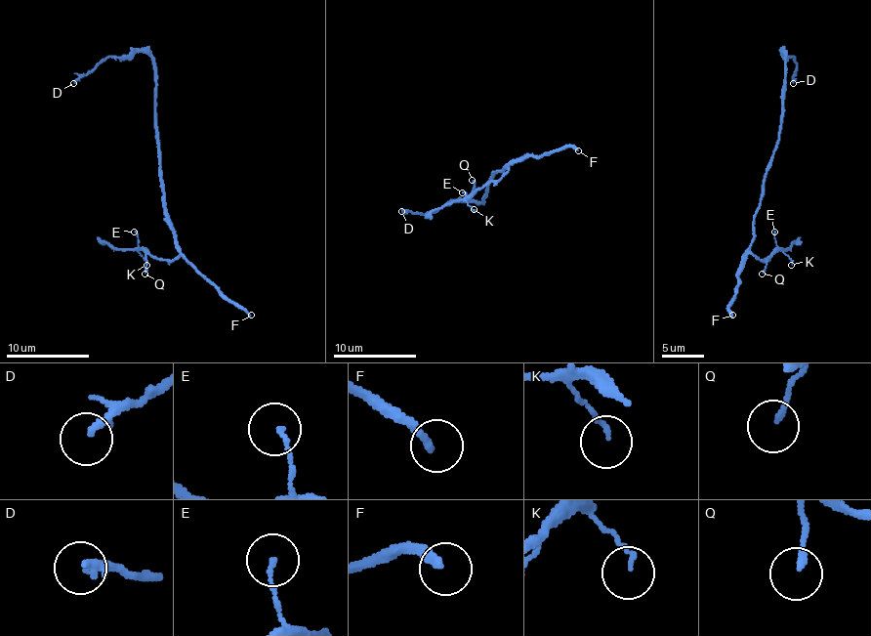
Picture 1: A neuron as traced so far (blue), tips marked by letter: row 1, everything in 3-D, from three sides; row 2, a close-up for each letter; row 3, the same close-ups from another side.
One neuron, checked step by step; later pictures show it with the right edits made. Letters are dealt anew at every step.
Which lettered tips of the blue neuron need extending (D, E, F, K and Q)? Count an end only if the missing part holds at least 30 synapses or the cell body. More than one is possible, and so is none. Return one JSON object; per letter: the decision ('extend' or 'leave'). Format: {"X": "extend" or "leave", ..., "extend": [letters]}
{"D": "extend", "E": "leave", "F": "extend", "K": "leave", "Q": "leave", "extend": ["D", "F"]}

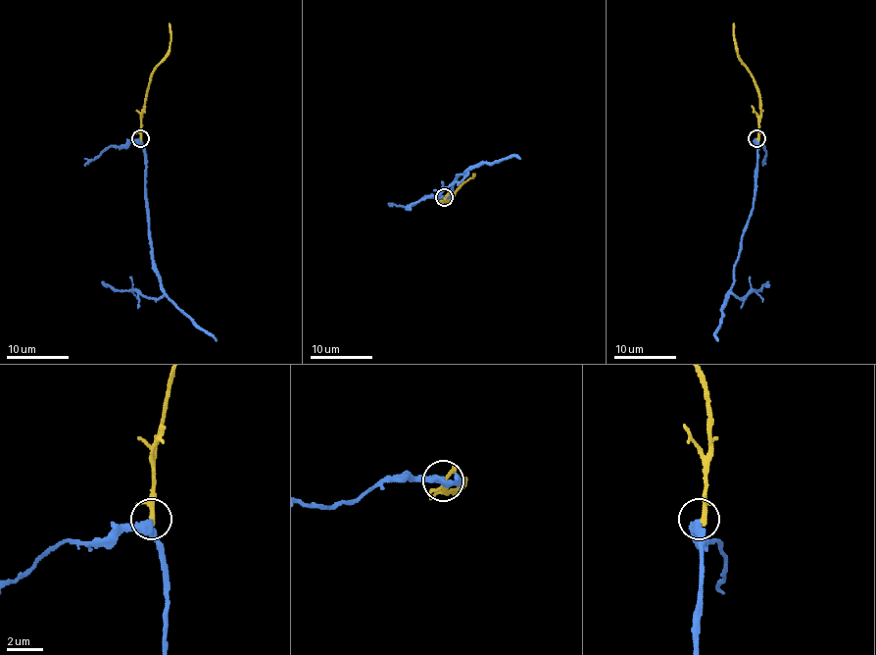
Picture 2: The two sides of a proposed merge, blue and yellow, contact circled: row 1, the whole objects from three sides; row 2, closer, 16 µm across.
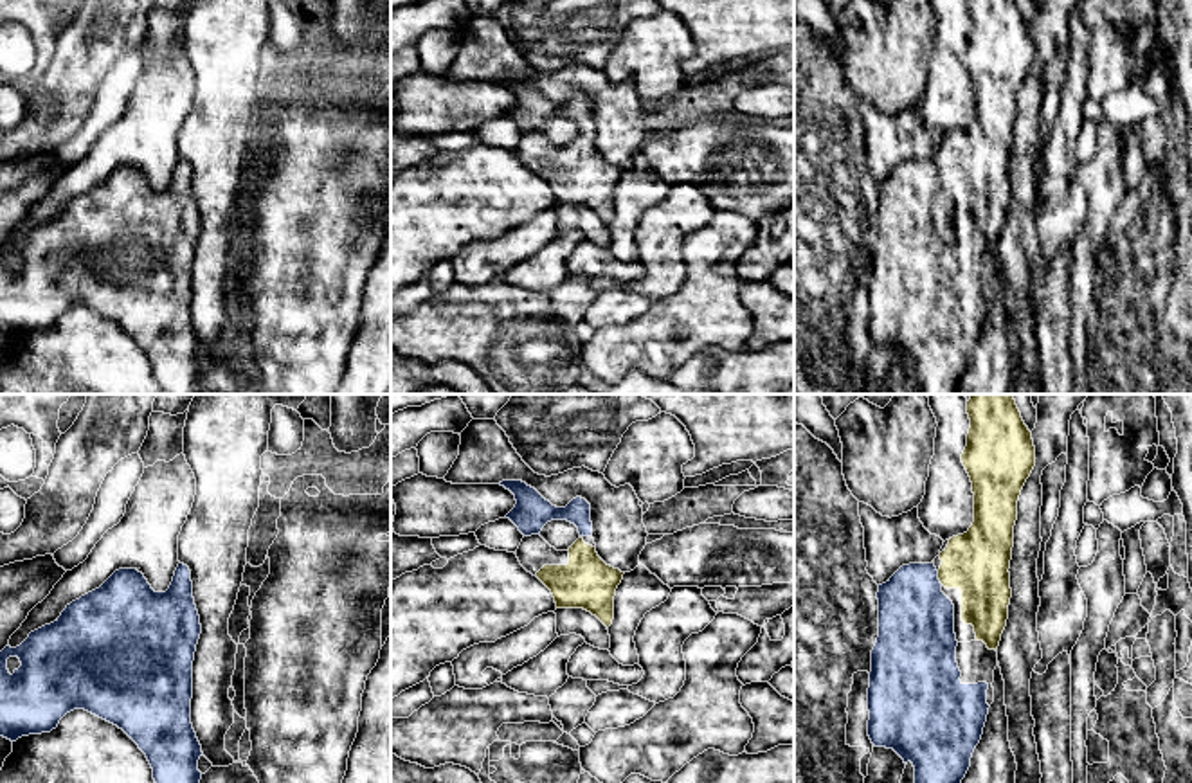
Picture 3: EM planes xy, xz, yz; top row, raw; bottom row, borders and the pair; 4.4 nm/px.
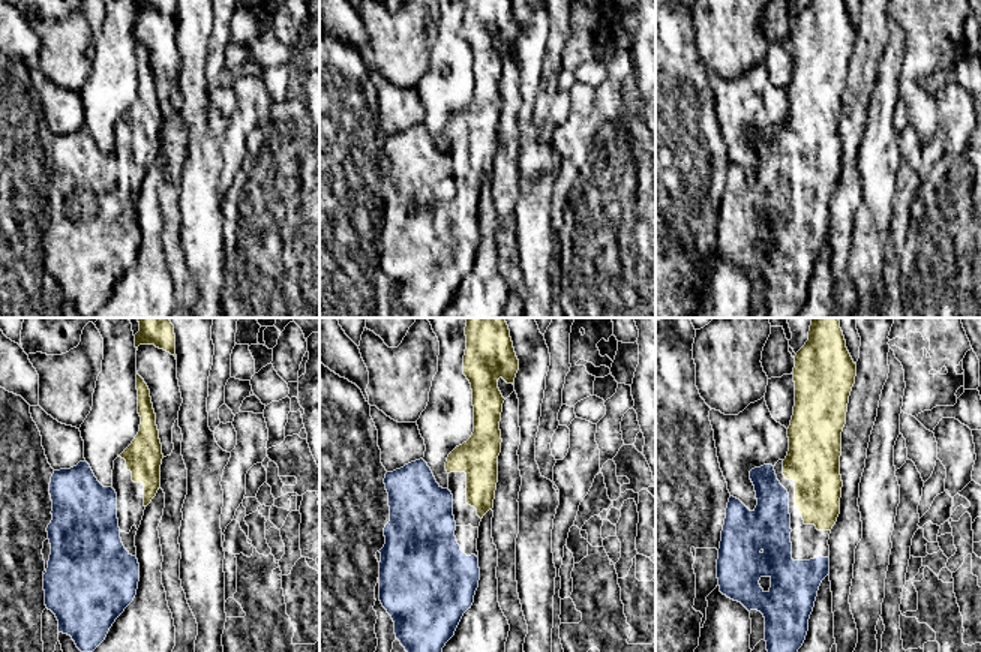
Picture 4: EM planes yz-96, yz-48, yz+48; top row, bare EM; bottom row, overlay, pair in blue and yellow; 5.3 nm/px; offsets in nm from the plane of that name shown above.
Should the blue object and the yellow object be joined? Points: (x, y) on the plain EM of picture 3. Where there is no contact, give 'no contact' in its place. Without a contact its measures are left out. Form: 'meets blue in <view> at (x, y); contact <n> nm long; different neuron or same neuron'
meets blue in yz at (937, 175); contact 70 nm long; same neuron

